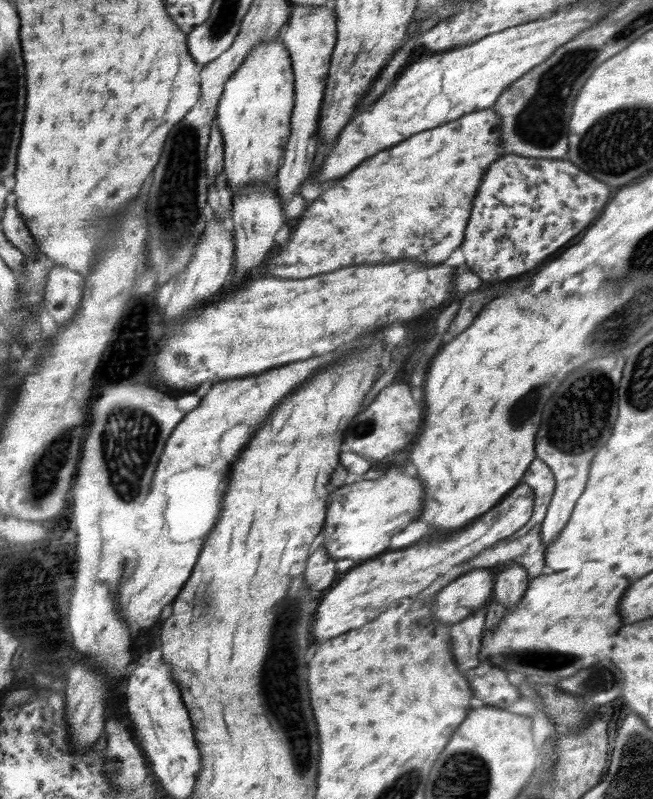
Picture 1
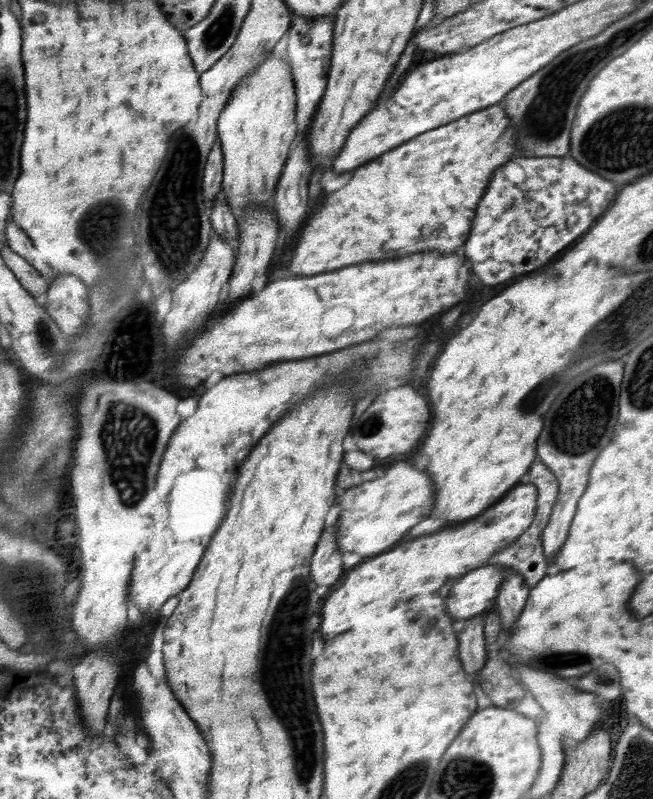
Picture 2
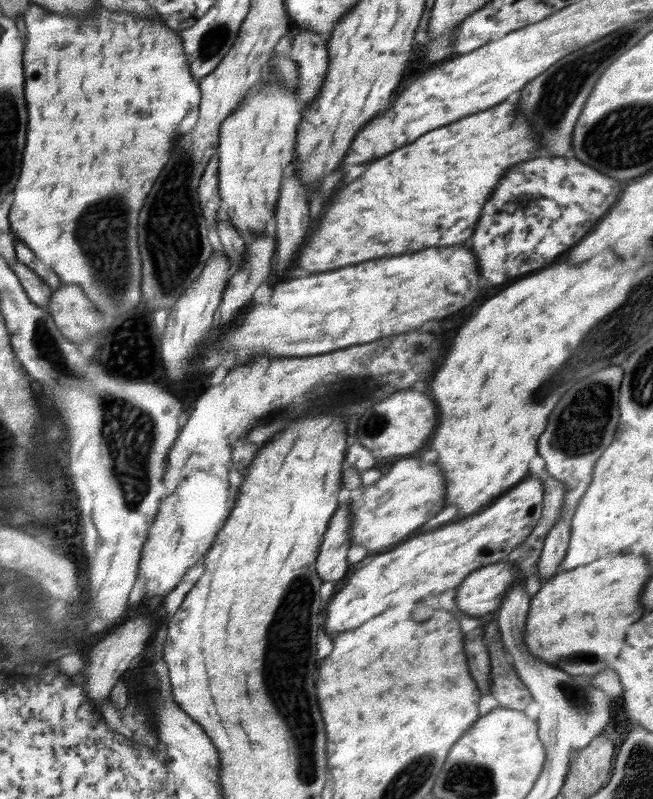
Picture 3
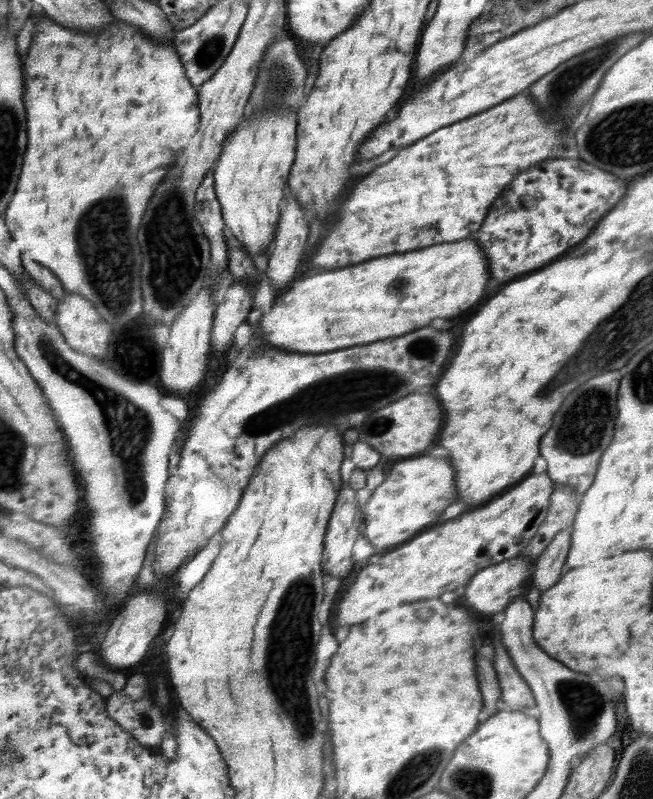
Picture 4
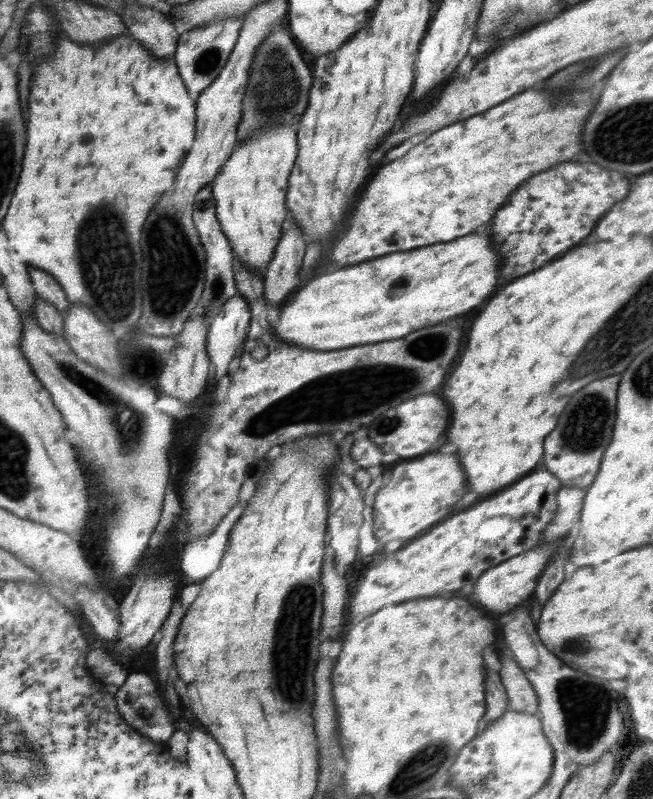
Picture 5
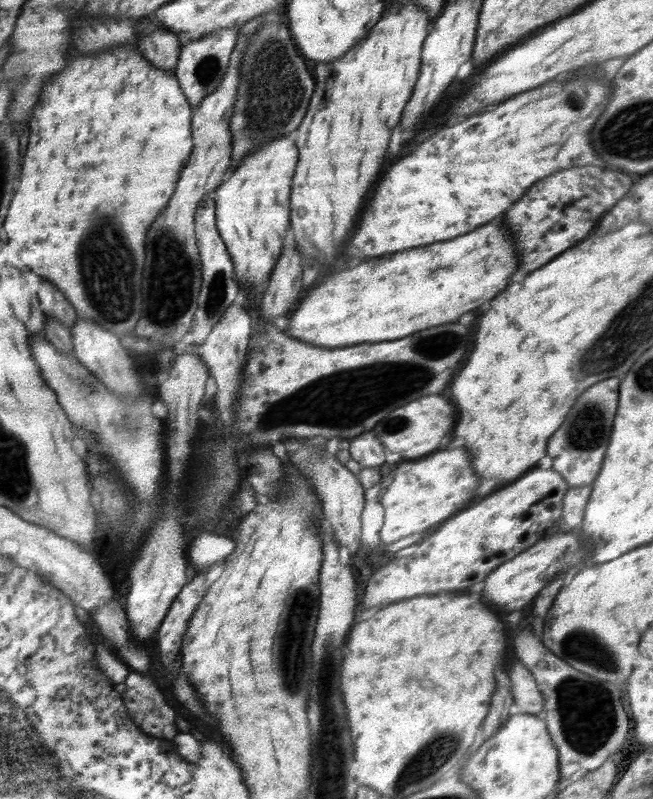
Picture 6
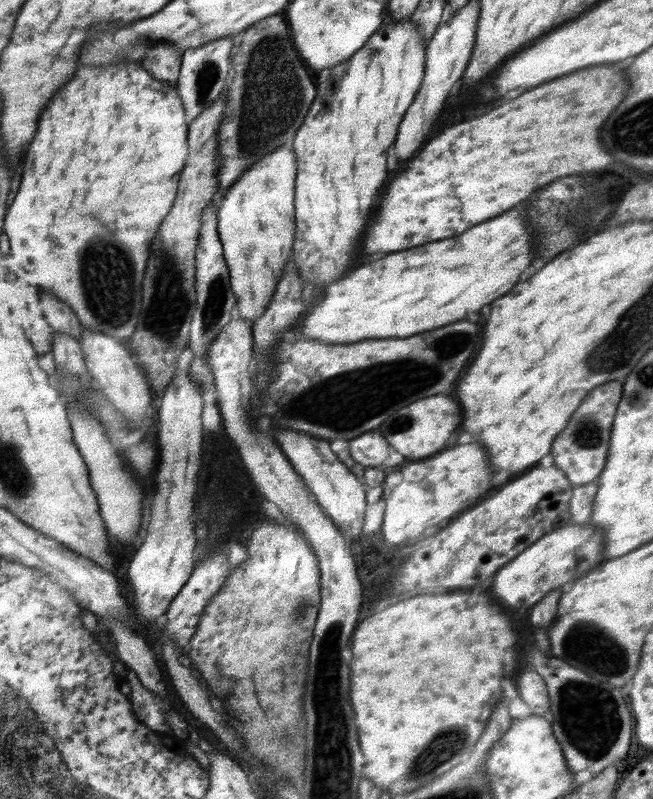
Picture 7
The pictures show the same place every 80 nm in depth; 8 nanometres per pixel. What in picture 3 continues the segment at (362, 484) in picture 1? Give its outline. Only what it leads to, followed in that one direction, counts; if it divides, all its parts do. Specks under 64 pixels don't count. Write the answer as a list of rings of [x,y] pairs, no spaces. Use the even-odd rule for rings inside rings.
[[[418,458],[400,460],[372,486],[363,486],[360,500],[351,499],[350,546],[362,546],[366,552],[384,550],[392,544],[400,544],[404,538],[410,538],[414,530],[420,530],[422,524],[434,518],[444,508],[444,476],[442,470],[434,464],[422,462]]]

